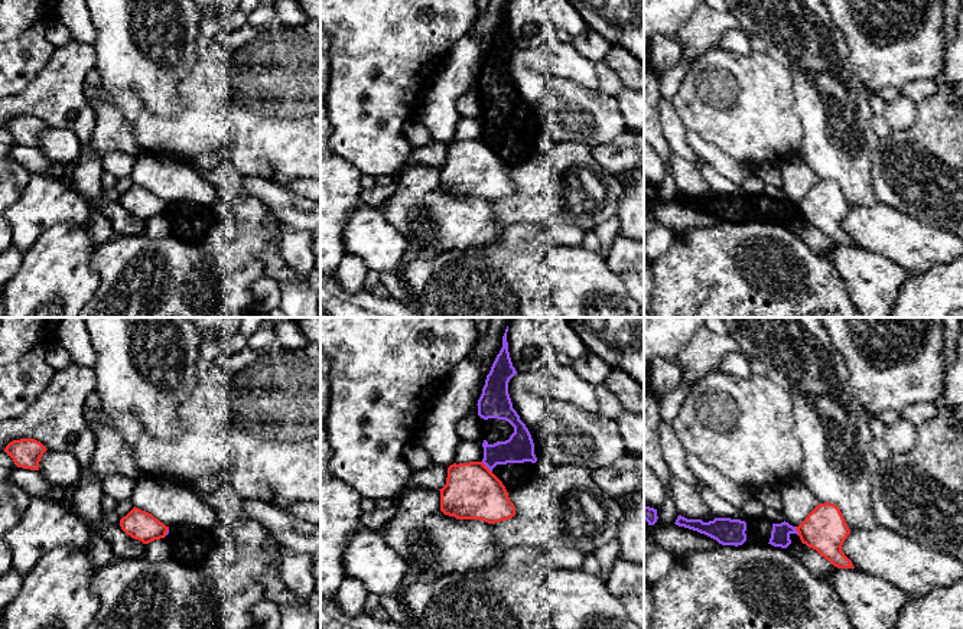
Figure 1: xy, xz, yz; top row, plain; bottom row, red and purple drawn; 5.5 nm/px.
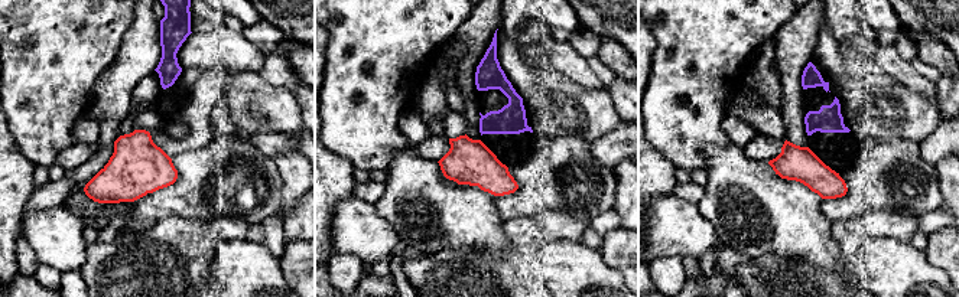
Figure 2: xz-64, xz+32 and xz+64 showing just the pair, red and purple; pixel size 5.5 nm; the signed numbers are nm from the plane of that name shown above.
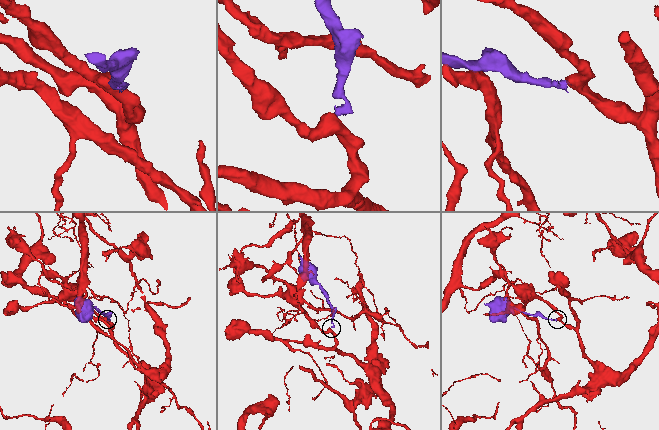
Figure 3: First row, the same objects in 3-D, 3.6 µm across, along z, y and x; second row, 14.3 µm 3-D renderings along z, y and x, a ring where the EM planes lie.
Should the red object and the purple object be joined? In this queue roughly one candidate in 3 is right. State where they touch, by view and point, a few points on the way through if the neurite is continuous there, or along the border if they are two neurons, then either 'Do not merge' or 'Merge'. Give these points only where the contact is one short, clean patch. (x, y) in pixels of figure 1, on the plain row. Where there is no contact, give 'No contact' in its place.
Touches red at xz (487, 144). Boundary: xz (481, 139), (491, 149). Do not merge

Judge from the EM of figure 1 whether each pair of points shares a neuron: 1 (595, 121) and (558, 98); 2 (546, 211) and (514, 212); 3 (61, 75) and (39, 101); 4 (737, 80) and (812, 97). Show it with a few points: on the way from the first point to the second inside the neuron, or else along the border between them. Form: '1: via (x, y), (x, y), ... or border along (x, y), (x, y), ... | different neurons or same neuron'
1: via (586, 116), (575, 114), (566, 107) | same neuron
2: via (539, 211), (521, 211) | same neuron
3: via (59, 81), (45, 95) | same neuron
4: border along (778, 62), (791, 75), (793, 108), (803, 126) | different neurons

